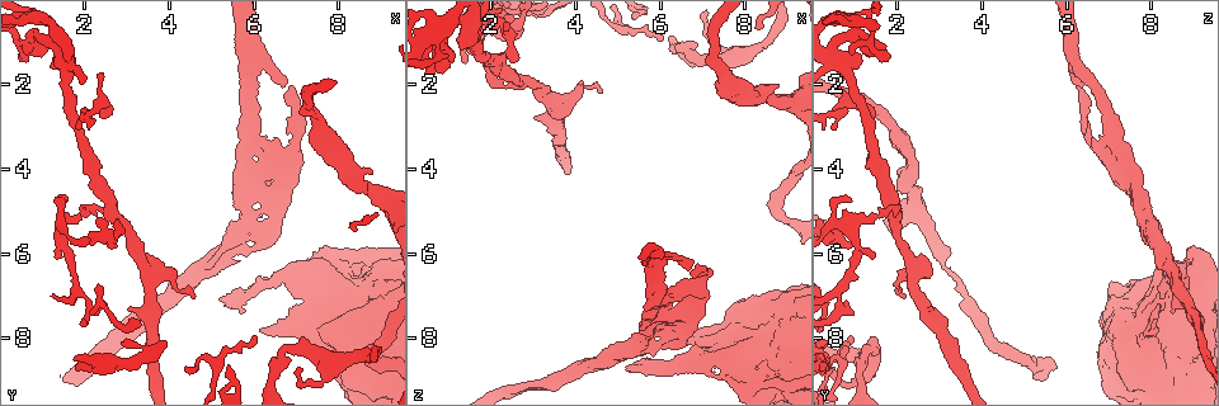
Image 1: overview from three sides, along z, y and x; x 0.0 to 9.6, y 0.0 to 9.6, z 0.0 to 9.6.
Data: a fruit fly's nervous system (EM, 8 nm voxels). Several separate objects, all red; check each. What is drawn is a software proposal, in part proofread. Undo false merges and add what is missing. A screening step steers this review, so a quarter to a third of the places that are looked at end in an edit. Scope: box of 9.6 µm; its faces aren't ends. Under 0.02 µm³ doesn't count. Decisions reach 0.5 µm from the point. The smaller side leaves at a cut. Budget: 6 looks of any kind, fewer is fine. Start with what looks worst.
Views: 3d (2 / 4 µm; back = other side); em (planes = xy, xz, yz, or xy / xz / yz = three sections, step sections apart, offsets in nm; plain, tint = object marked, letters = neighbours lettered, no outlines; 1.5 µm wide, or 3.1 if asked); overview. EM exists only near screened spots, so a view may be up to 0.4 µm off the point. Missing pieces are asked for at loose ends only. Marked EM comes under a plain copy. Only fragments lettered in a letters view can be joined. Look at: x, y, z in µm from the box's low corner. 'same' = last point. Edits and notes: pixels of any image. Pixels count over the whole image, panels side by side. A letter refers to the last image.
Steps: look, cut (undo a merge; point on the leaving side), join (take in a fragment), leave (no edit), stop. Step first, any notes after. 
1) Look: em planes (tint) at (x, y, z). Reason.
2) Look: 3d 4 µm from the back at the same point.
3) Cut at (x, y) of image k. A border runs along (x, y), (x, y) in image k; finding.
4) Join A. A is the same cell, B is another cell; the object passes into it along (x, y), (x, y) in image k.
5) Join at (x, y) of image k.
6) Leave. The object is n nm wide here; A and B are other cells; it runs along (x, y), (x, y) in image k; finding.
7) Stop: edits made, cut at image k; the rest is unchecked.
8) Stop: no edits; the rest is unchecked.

Look: em planes (letters) at (5.25, 7.15, 8.80). An open end.

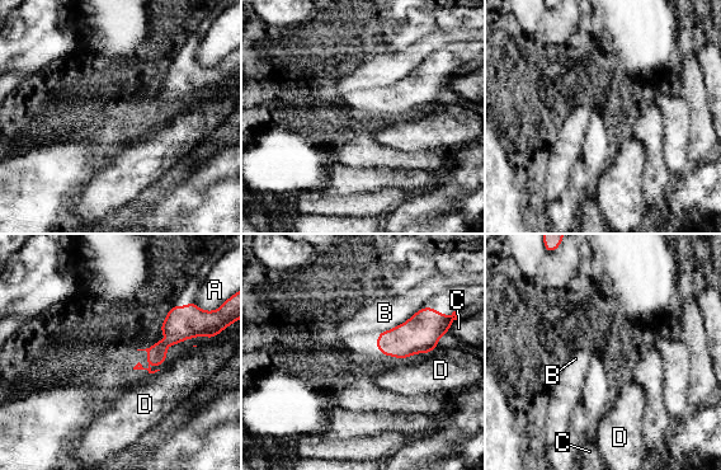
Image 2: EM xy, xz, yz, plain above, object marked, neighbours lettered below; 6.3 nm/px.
Leave. The longest contact is with B, 280 nm; A, B, C and D are other cells; a border runs along (436, 348), (424, 353) in image 2; no lettered fragment goes on from it.

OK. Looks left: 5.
Look: em xz step 4 (tint) at (5.85, 3.45, 7.20). Abrupt turn.

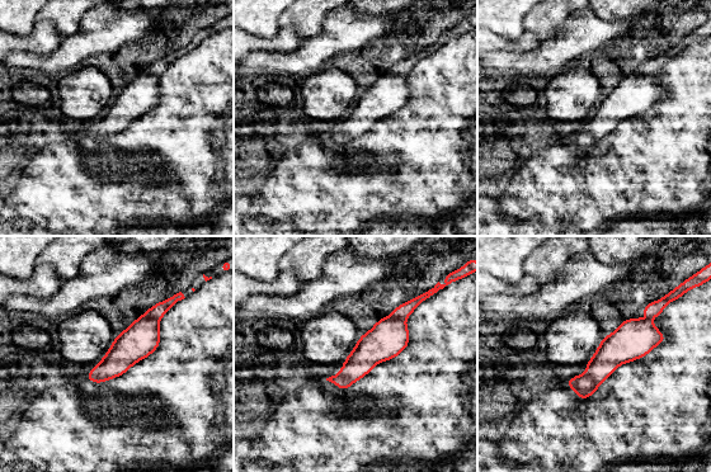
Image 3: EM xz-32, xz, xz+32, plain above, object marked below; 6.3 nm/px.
Look: em planes (tint) at the same point. Cut it another way.

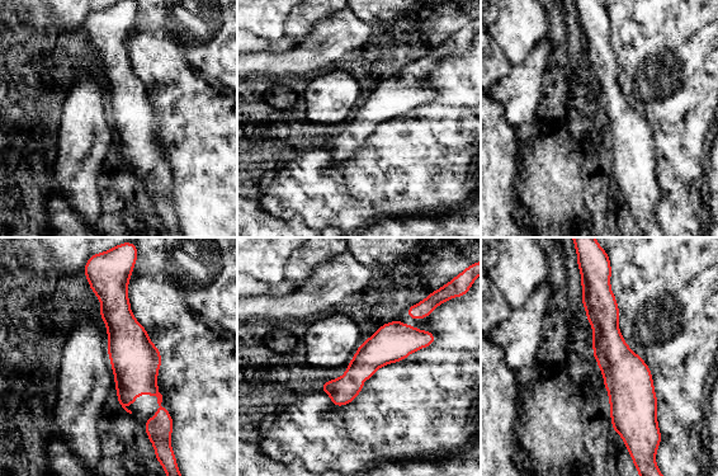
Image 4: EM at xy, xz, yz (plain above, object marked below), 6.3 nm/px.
Look: em planes (letters) at the same point. What lies round it.

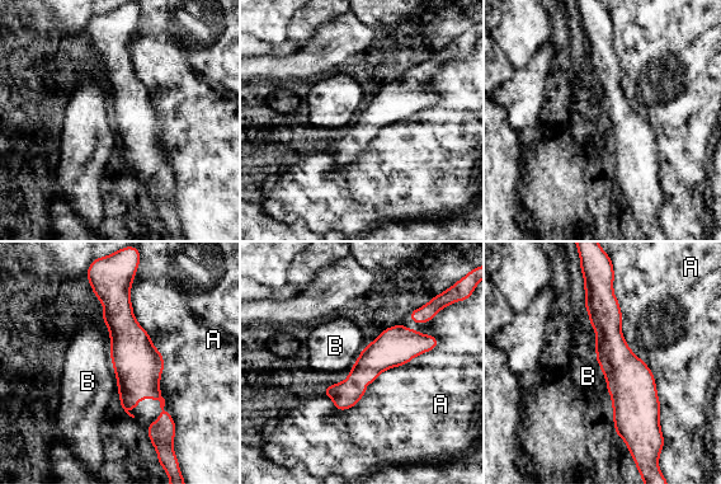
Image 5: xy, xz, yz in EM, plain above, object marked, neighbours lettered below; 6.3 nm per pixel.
Leave. A and B are other cells; all the same cell.

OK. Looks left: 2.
Look: em planes (letters) at (9.00, 8.65, 5.25). Thin neck.

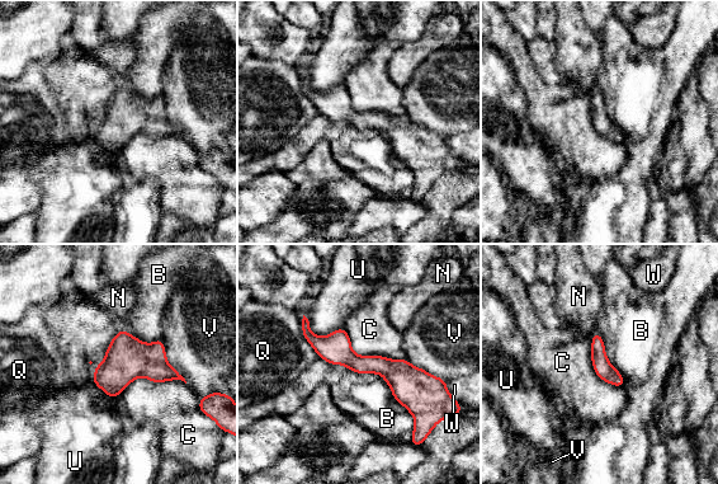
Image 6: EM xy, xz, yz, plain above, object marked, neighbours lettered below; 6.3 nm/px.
Leave. B, C, N, Q, U, V and W are other cells; continuous, no second cell.

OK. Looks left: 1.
Stop: no edits; the rest is unchecked.

